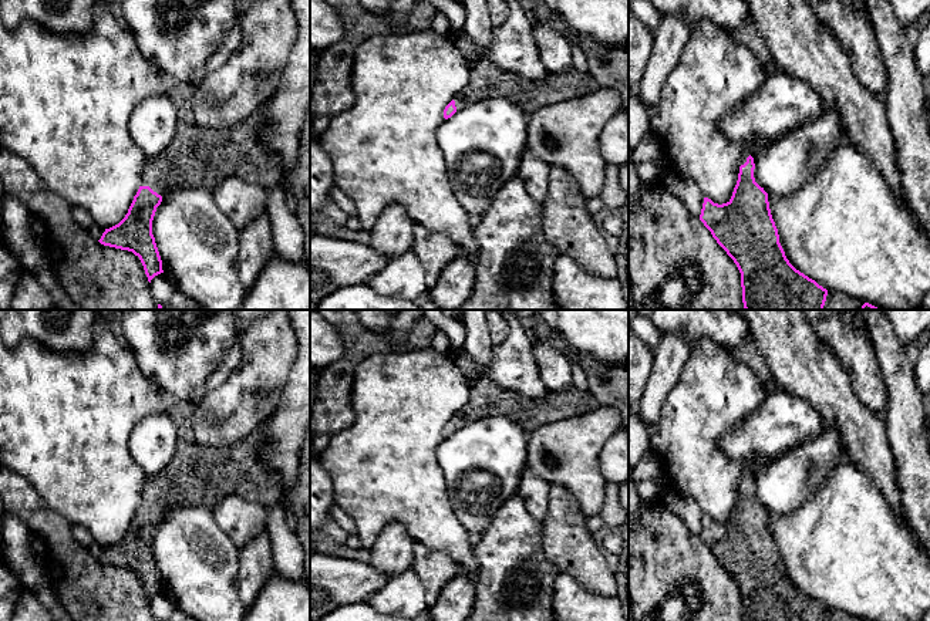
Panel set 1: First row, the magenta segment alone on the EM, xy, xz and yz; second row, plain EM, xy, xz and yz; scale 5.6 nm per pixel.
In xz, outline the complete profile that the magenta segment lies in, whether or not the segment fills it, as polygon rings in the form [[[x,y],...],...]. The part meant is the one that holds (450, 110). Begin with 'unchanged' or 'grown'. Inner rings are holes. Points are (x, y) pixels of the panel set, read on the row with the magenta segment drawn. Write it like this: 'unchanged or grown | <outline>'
grown | [[[482,60],[471,67],[468,85],[445,107],[444,118],[451,118],[471,102],[495,97],[512,101],[529,115],[550,104],[592,94],[600,88],[587,71],[570,68],[566,74],[549,72],[542,80],[530,80]]]

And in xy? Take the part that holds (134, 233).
grown | [[[260,107],[249,119],[230,128],[209,129],[195,122],[178,122],[171,146],[155,156],[148,156],[141,186],[134,196],[125,217],[105,229],[98,240],[104,246],[128,250],[139,257],[148,281],[164,273],[162,260],[152,234],[152,220],[162,198],[171,189],[212,189],[225,178],[237,178],[249,185],[276,188],[282,182],[280,158],[263,146],[259,128],[264,124],[267,108]]]

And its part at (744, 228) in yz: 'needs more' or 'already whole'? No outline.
needs more

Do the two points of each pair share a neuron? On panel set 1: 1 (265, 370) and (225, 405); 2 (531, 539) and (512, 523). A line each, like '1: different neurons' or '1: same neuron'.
1: same neuron
2: same neuron

